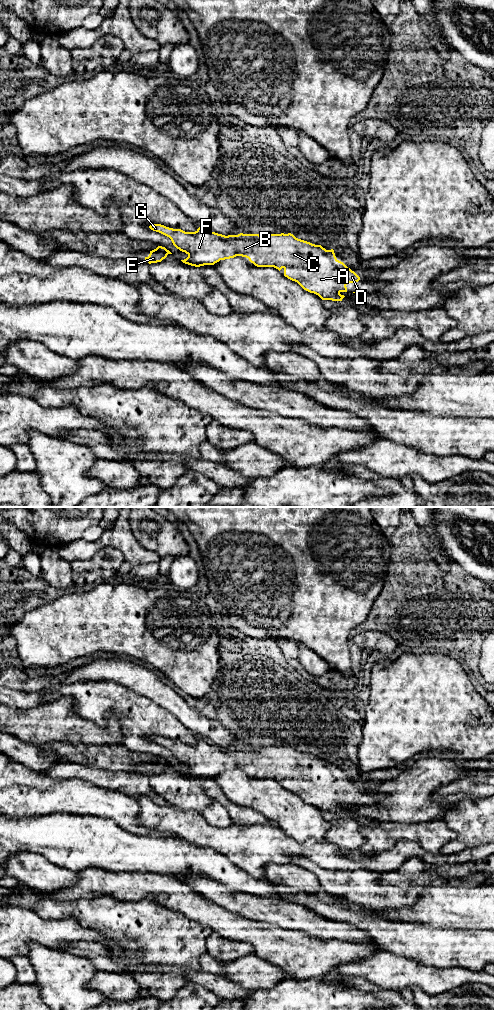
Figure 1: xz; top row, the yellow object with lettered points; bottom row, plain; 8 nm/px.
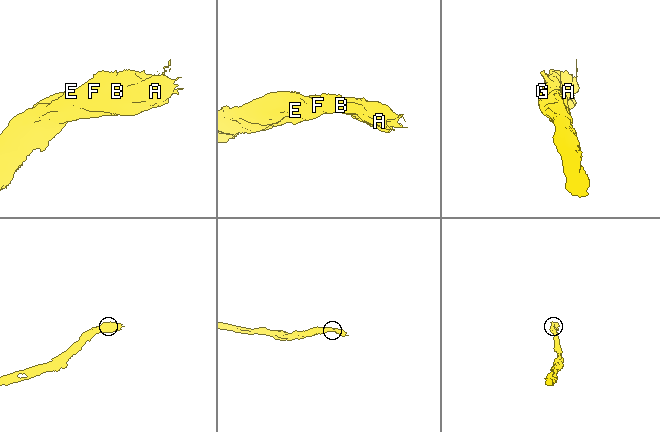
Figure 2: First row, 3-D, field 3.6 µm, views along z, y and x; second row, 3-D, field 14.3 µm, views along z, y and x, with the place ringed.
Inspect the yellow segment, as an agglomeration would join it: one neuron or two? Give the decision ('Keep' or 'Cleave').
Keep

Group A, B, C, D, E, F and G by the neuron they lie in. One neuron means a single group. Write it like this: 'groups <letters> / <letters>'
groups A B C D E F G

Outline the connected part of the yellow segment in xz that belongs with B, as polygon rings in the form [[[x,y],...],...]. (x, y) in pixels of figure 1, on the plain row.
[[[161,736],[149,740],[169,749],[173,757],[188,769],[183,775],[200,779],[220,772],[242,768],[257,779],[284,781],[284,788],[322,812],[342,813],[346,797],[360,789],[339,773],[334,762],[296,750],[293,746],[222,747],[205,739],[185,744]]]

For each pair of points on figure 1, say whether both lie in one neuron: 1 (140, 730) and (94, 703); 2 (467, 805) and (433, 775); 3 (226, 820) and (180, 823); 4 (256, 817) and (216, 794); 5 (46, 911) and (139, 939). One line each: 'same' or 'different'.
1: same
2: different
3: different
4: same
5: same

